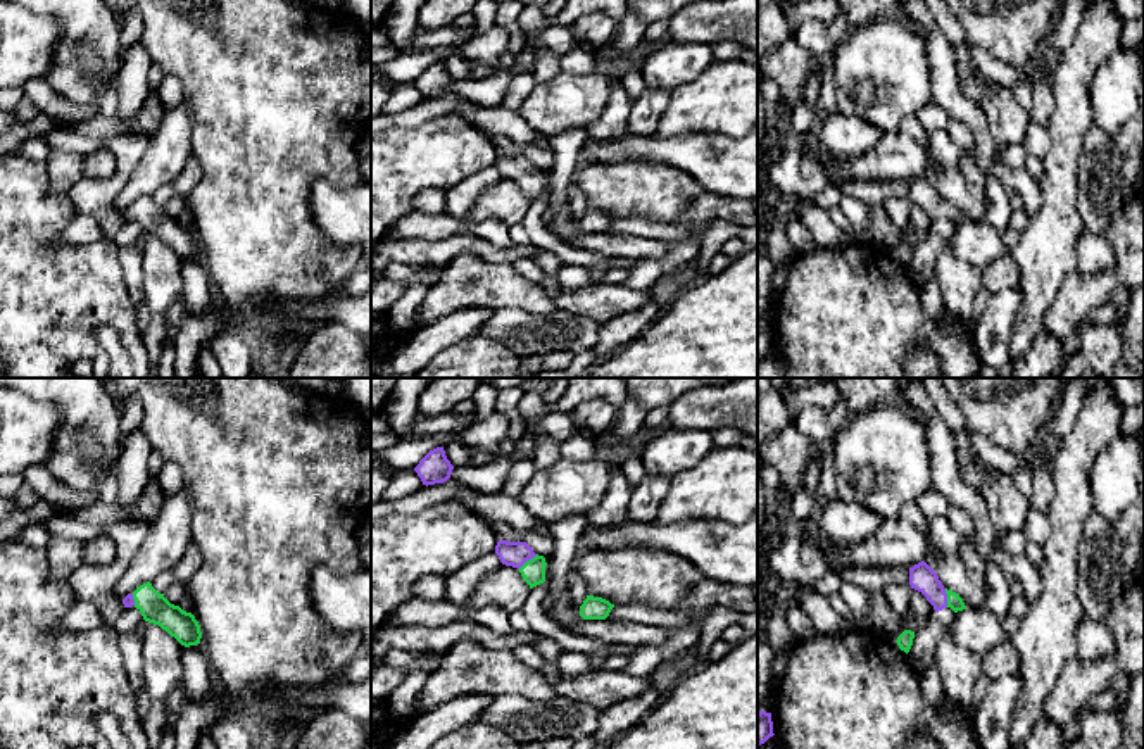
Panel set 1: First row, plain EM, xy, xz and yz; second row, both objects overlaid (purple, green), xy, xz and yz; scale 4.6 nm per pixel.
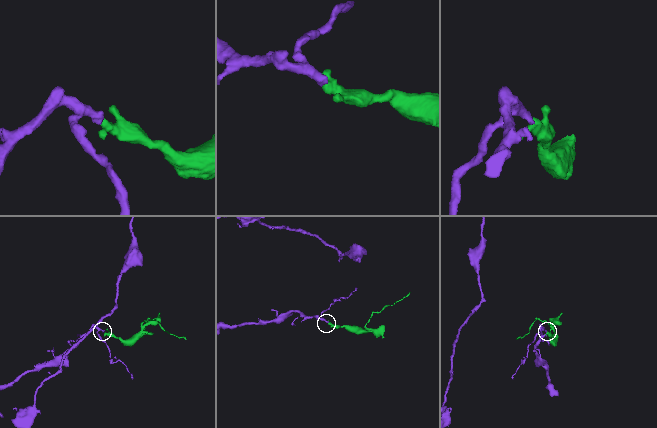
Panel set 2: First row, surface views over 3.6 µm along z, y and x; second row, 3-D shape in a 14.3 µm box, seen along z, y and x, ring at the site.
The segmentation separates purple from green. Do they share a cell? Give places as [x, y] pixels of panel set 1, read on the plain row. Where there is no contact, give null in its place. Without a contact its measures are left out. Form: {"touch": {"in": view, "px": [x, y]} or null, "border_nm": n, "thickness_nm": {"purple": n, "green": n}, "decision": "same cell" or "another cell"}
{"touch": {"in": "xz", "px": [528, 173]}, "border_nm": 110, "thickness_nm": {"purple": 120, "green": 110}, "decision": "same cell"}

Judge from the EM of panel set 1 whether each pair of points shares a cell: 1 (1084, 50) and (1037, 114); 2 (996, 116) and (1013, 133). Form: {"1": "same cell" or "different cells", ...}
{"1": "different cells", "2": "same cell"}

